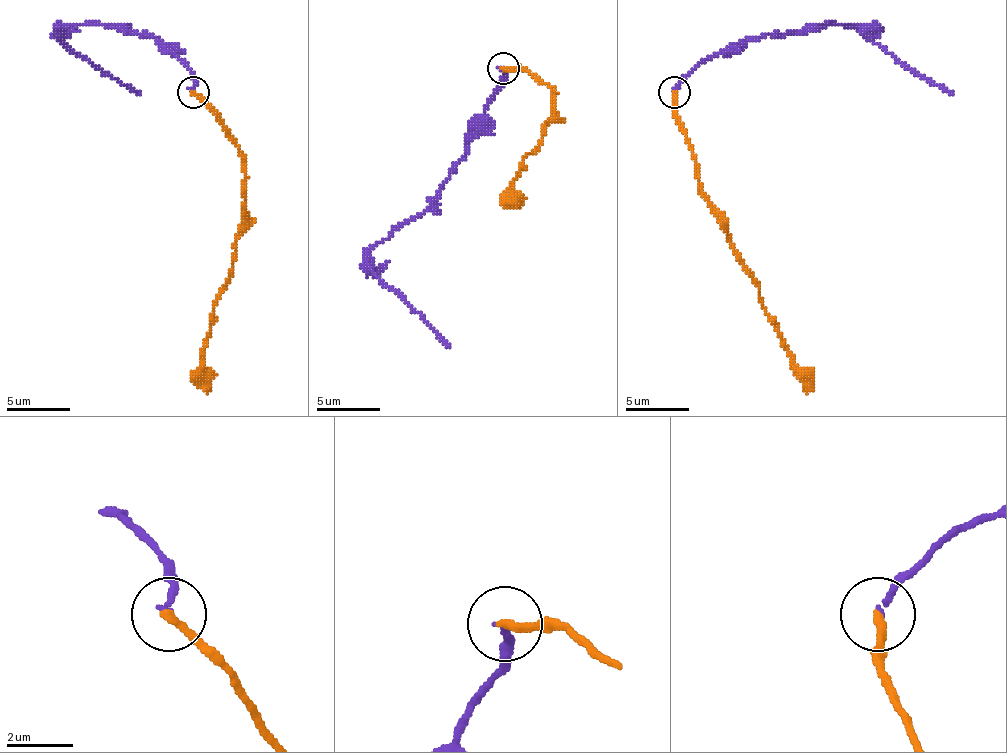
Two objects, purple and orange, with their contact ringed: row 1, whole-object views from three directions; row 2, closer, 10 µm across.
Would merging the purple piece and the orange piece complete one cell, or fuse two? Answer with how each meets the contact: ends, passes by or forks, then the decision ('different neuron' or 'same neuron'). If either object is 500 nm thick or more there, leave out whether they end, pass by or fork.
purple ends | orange ends | different neuron

